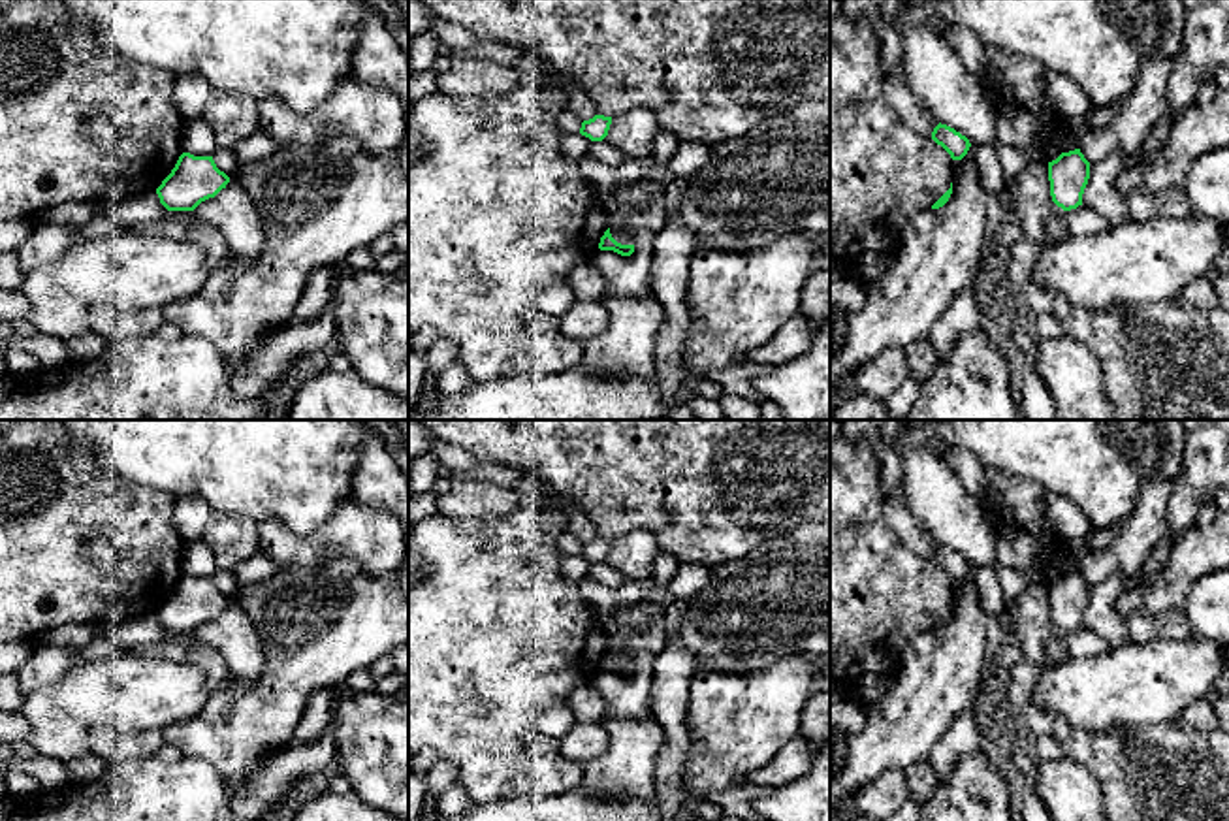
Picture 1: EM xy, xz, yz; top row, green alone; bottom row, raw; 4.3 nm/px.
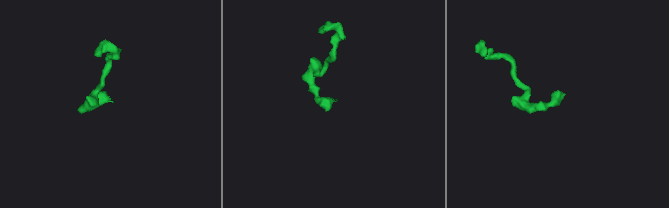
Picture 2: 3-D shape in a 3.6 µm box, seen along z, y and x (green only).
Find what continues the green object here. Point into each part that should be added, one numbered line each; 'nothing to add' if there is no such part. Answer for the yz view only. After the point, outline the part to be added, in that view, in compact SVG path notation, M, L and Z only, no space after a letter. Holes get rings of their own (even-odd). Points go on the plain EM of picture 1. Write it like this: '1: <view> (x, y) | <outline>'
nothing to add

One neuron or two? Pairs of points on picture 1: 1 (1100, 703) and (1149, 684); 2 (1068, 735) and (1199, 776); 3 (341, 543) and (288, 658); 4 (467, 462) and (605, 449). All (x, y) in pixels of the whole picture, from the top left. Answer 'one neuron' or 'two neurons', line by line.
1: one neuron
2: one neuron
3: two neurons
4: two neurons

